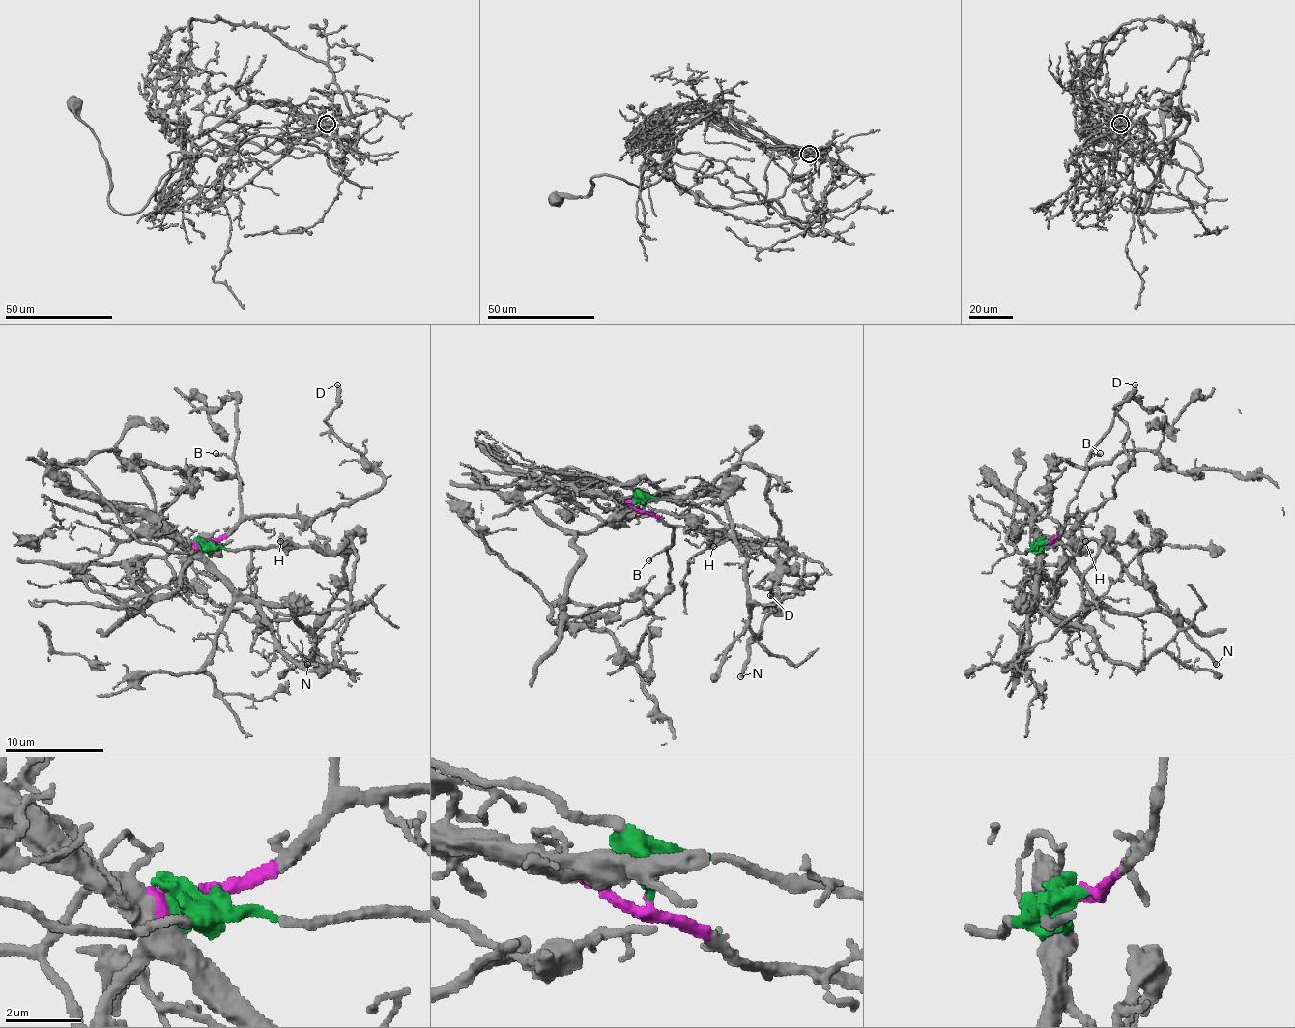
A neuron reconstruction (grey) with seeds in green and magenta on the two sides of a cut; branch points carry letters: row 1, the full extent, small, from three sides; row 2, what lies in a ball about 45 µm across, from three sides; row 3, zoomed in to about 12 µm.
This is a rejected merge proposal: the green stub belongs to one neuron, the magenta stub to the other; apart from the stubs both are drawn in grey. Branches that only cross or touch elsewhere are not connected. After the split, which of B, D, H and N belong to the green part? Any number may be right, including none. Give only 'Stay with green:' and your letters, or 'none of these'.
Stay with green: H, N

